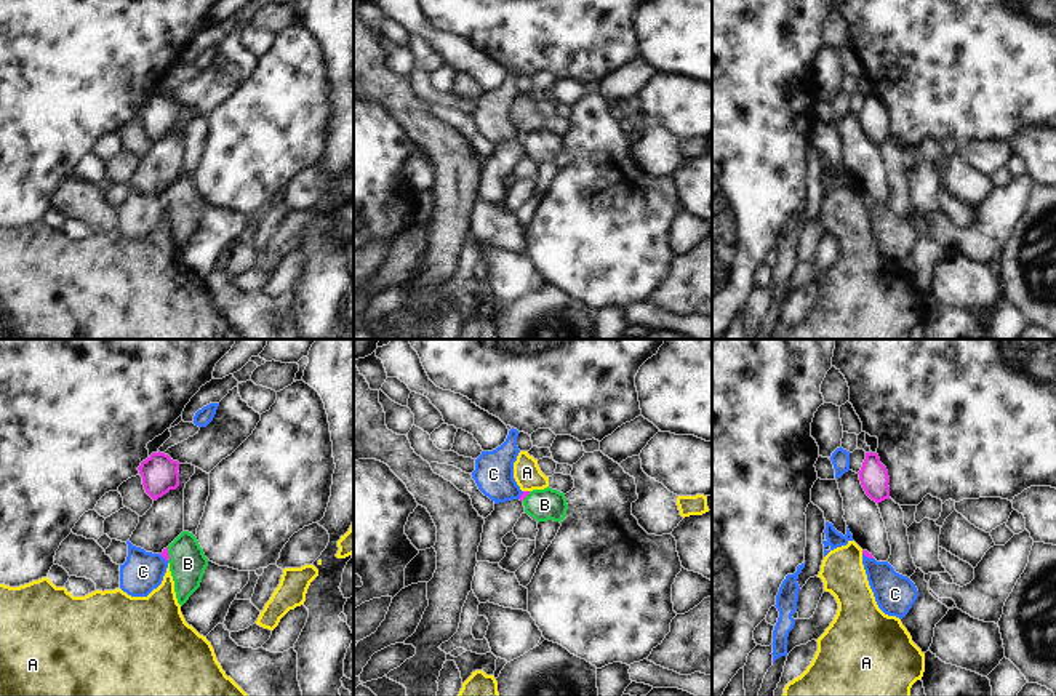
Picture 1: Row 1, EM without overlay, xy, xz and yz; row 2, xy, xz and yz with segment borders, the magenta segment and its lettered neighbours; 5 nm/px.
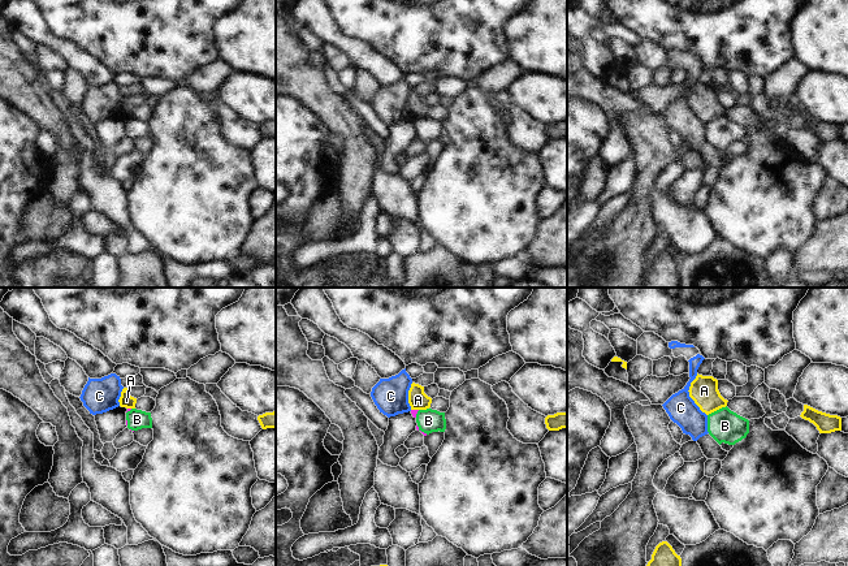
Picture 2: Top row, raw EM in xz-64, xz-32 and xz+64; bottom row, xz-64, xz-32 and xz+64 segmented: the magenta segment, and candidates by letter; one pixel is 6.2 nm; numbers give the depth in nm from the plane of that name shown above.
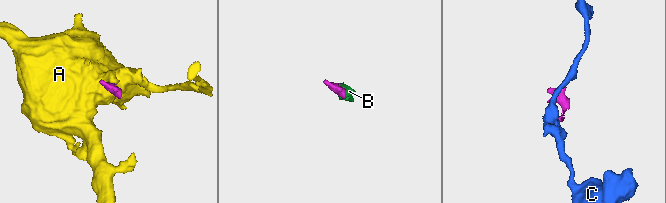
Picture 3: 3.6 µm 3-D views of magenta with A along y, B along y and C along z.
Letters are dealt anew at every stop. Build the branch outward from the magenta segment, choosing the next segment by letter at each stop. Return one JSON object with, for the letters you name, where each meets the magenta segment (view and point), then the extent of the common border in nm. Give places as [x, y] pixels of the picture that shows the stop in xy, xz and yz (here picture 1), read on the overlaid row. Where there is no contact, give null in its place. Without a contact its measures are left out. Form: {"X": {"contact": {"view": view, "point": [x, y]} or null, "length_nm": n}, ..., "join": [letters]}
{"B": {"contact": {"view": "xy", "point": [168, 554]}, "length_nm": 70}, "join": ["B"]}

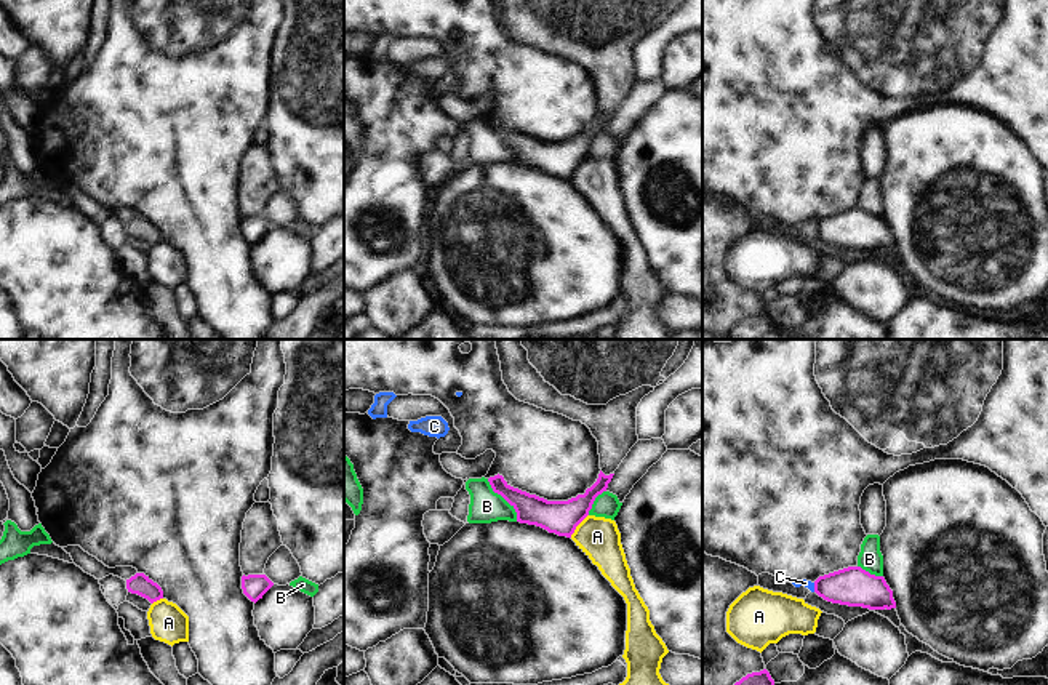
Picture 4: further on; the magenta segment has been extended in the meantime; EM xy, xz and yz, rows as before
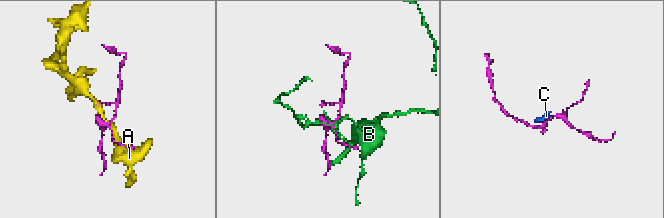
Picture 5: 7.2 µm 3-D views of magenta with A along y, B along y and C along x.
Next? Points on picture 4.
{"C": {"contact": {"view": "yz", "point": [815, 588]}, "length_nm": 50}, "join": ["C"]}

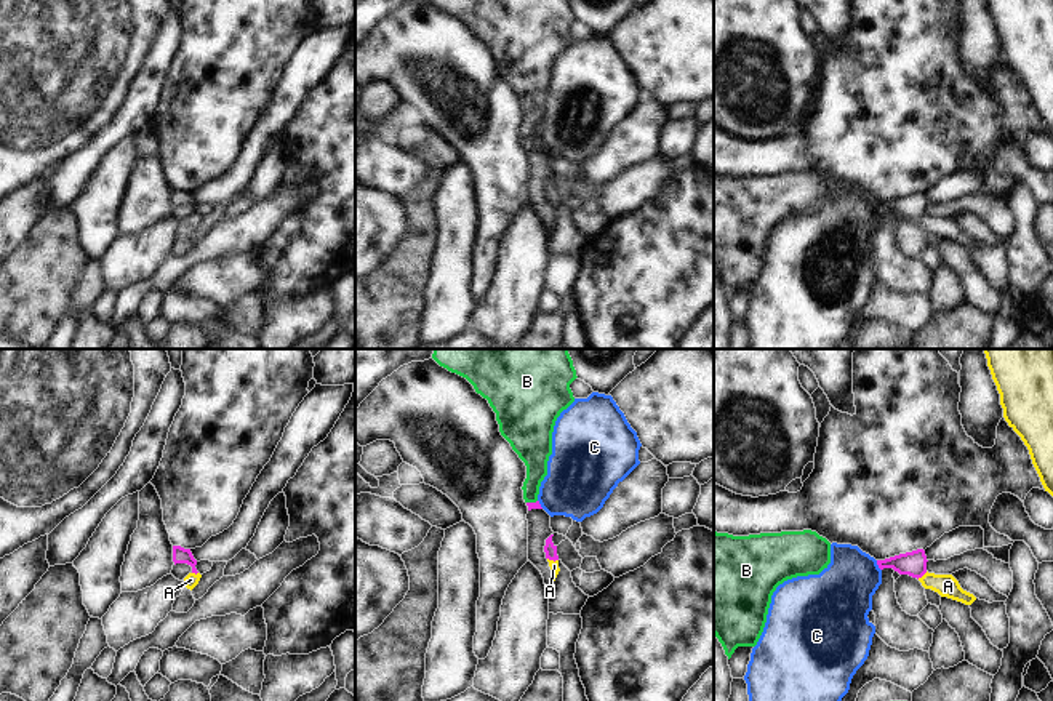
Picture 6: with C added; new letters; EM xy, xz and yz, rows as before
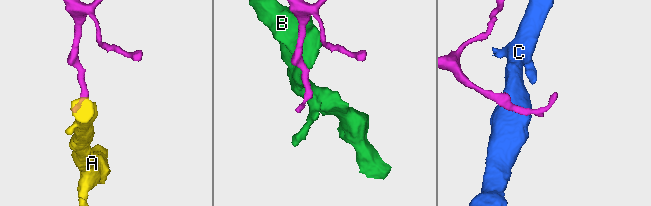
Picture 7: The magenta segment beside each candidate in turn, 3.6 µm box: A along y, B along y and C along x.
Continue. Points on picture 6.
{"A": {"contact": {"view": "yz", "point": [922, 575]}, "length_nm": 70}, "join": ["A"]}

